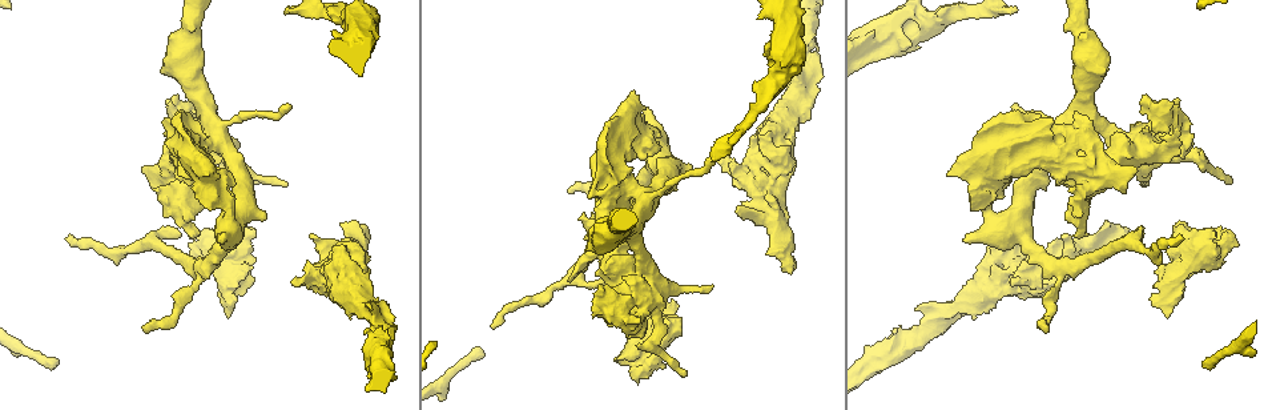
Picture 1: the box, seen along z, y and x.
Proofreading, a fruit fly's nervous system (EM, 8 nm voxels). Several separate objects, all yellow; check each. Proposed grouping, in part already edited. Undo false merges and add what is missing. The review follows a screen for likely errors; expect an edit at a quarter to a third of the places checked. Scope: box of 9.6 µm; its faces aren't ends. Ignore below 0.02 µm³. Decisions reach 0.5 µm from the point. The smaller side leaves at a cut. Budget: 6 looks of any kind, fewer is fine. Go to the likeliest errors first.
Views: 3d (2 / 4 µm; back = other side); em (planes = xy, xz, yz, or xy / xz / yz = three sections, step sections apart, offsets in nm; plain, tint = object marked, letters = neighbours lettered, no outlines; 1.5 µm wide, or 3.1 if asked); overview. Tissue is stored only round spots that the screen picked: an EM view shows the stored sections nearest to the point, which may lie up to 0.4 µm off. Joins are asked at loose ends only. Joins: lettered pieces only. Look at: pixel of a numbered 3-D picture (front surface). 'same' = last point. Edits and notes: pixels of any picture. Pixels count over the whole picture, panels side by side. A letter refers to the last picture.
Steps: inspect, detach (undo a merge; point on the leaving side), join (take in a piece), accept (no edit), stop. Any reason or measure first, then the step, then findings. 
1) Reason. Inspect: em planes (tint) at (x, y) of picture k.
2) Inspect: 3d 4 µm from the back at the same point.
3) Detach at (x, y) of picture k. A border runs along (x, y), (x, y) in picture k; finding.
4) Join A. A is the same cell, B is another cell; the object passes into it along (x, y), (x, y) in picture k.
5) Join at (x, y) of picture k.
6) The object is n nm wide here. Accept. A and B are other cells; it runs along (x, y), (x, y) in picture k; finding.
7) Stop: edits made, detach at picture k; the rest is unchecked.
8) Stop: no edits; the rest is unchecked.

Branch stops here. Inspect: em planes (letters) at (235, 299) of picture 1.

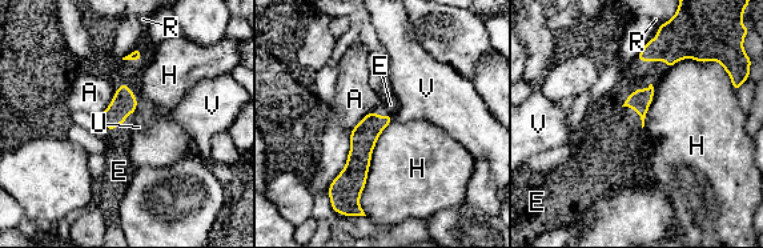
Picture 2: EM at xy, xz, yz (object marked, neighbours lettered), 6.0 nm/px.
Join at (117, 163) of picture 2. E is the same cell, A, H, R, U and V are other cells; the object passes into it along (124, 102), (123, 123), (117, 163) in picture 2; the cell continues.

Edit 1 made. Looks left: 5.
An open end. Inspect: em planes (letters) at (292, 281) of picture 1.

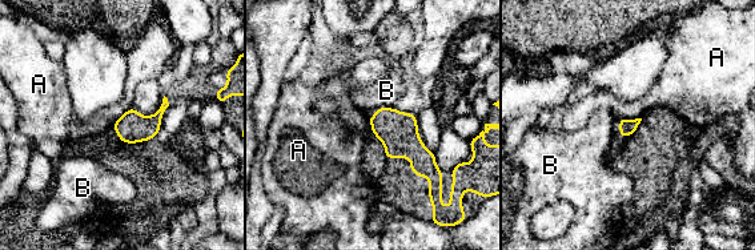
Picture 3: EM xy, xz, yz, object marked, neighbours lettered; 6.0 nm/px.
The longest contact is with A, 140 nm. Accept. A and B are other cells; no lettered piece goes on from it.

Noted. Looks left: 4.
Stop: edits made, join at picture 2; the rest is unchecked.

